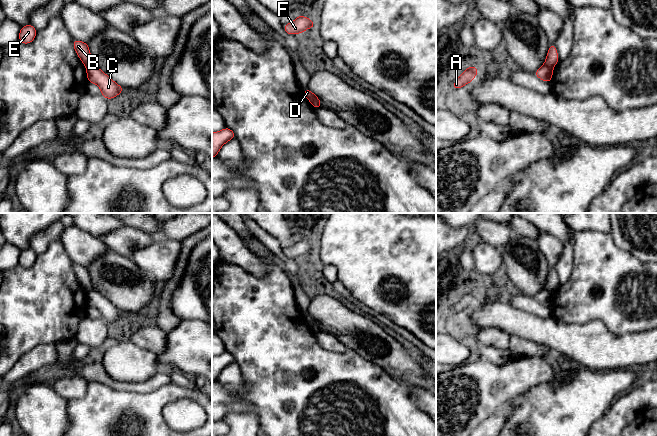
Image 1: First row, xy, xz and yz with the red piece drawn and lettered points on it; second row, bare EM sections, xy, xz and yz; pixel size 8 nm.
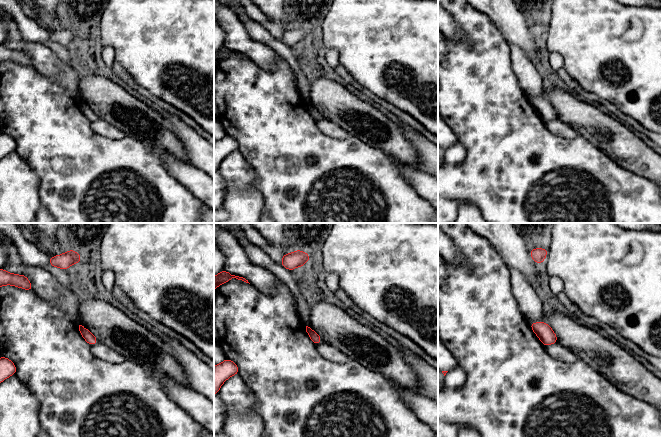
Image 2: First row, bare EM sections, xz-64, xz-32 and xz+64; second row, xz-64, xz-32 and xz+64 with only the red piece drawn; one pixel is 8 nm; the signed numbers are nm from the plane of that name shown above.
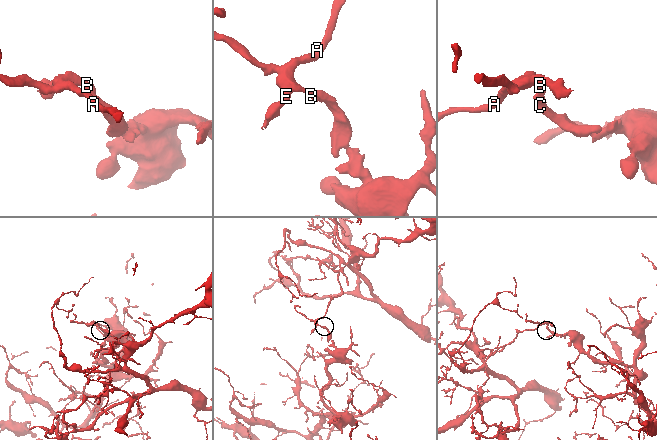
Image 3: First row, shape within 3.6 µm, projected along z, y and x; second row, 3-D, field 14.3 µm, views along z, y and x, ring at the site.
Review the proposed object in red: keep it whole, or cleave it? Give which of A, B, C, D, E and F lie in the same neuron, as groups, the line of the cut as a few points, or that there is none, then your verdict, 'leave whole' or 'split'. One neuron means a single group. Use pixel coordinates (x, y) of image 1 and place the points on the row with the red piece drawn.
A B E F / C D; cut in yz along (544, 64), (552, 68); split

